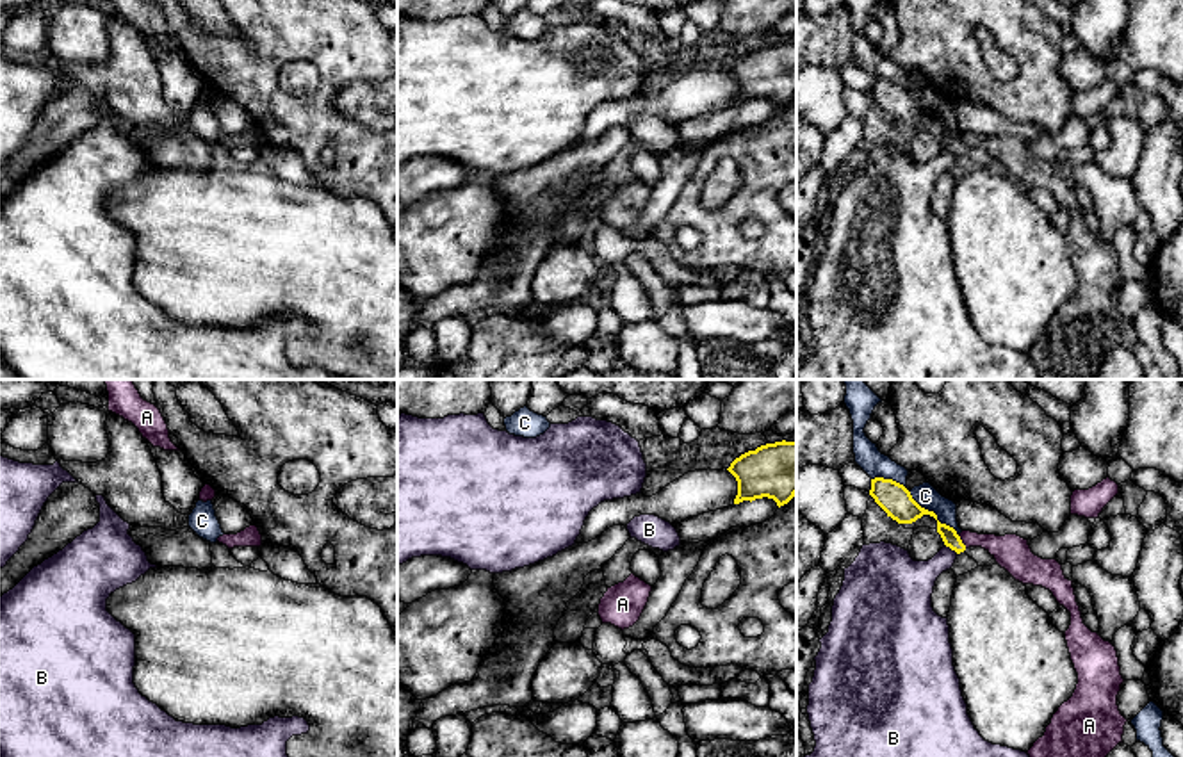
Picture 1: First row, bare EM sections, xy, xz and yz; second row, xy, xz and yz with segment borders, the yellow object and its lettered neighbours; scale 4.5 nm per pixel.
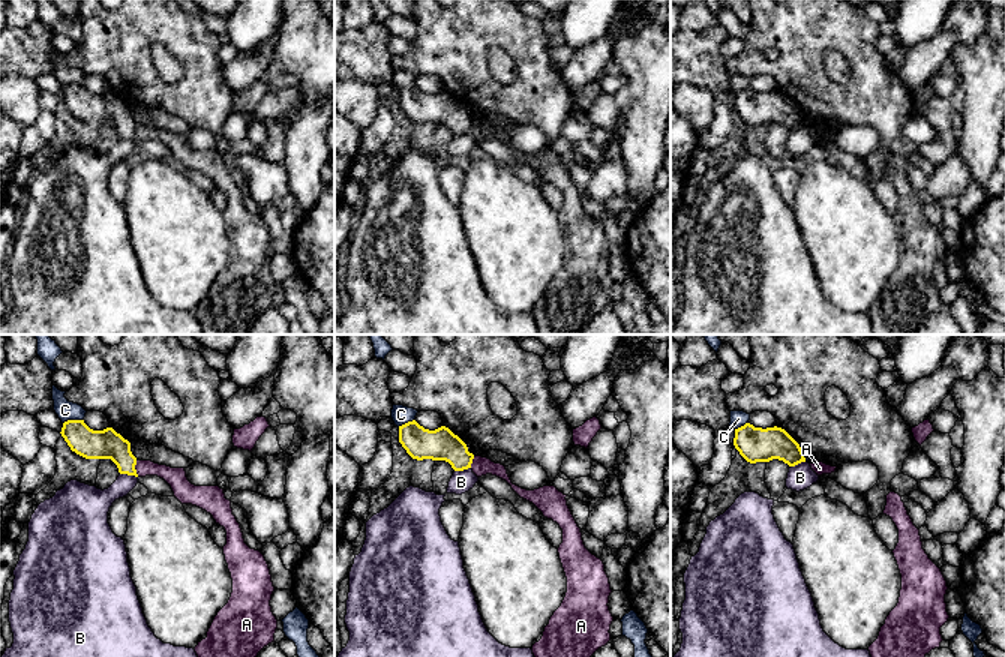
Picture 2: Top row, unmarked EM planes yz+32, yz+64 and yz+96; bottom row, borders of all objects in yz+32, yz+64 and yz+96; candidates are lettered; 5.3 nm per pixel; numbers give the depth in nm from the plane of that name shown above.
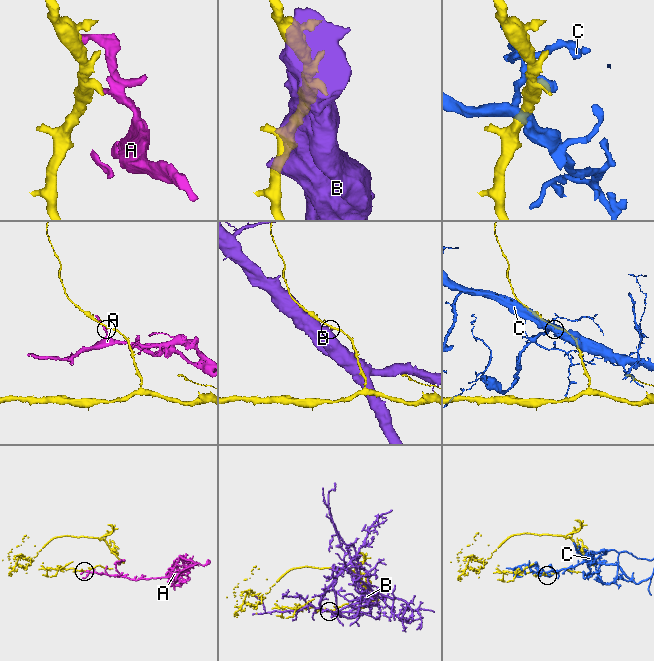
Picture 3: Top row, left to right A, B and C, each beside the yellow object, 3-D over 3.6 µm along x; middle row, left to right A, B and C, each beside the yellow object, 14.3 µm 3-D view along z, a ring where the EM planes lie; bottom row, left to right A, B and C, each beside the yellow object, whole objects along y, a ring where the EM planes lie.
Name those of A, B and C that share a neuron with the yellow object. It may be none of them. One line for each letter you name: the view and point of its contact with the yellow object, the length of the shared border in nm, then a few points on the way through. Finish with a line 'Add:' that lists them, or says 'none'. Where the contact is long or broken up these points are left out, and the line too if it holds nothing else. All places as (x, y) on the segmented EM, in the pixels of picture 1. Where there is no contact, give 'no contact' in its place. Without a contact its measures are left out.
Add: none

